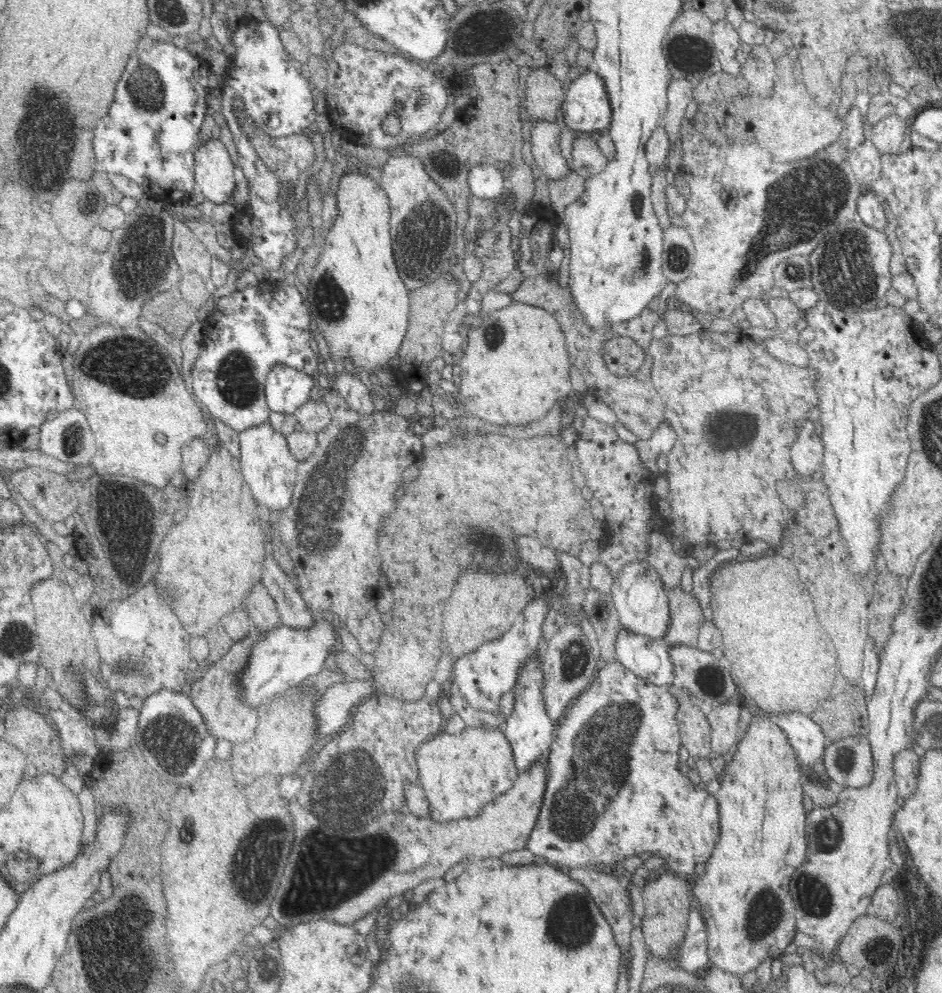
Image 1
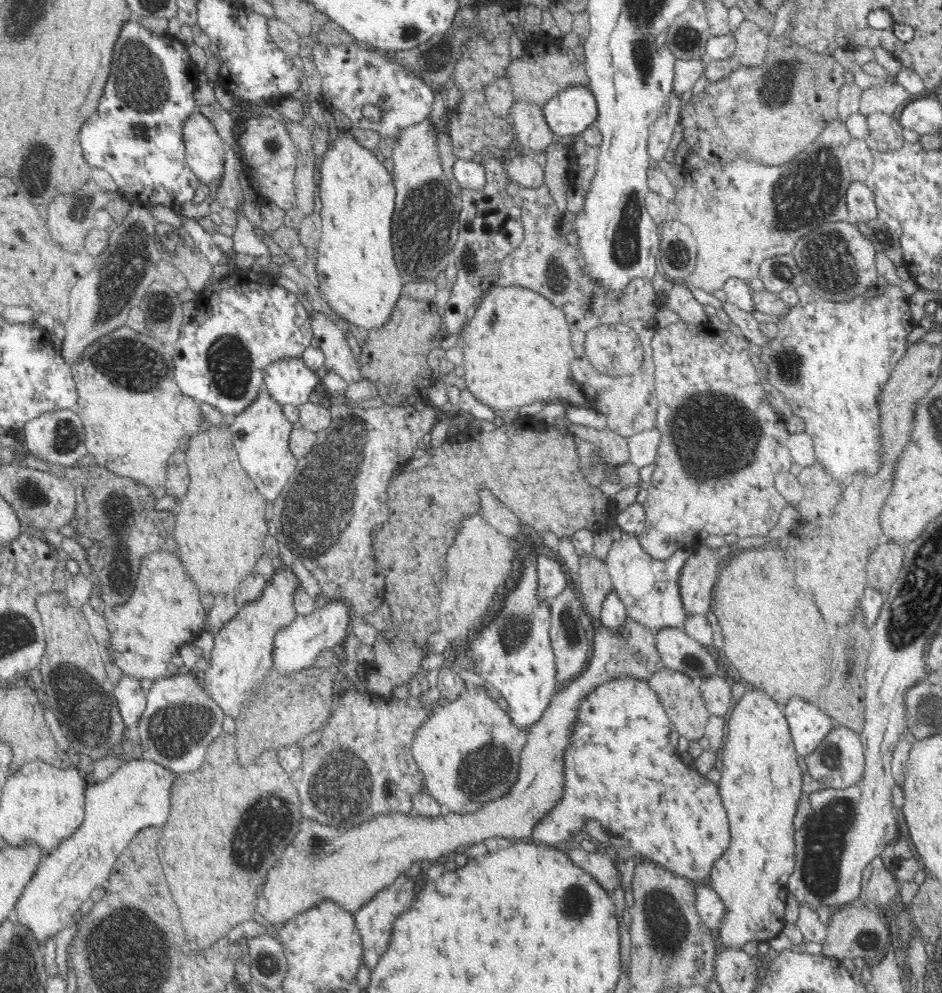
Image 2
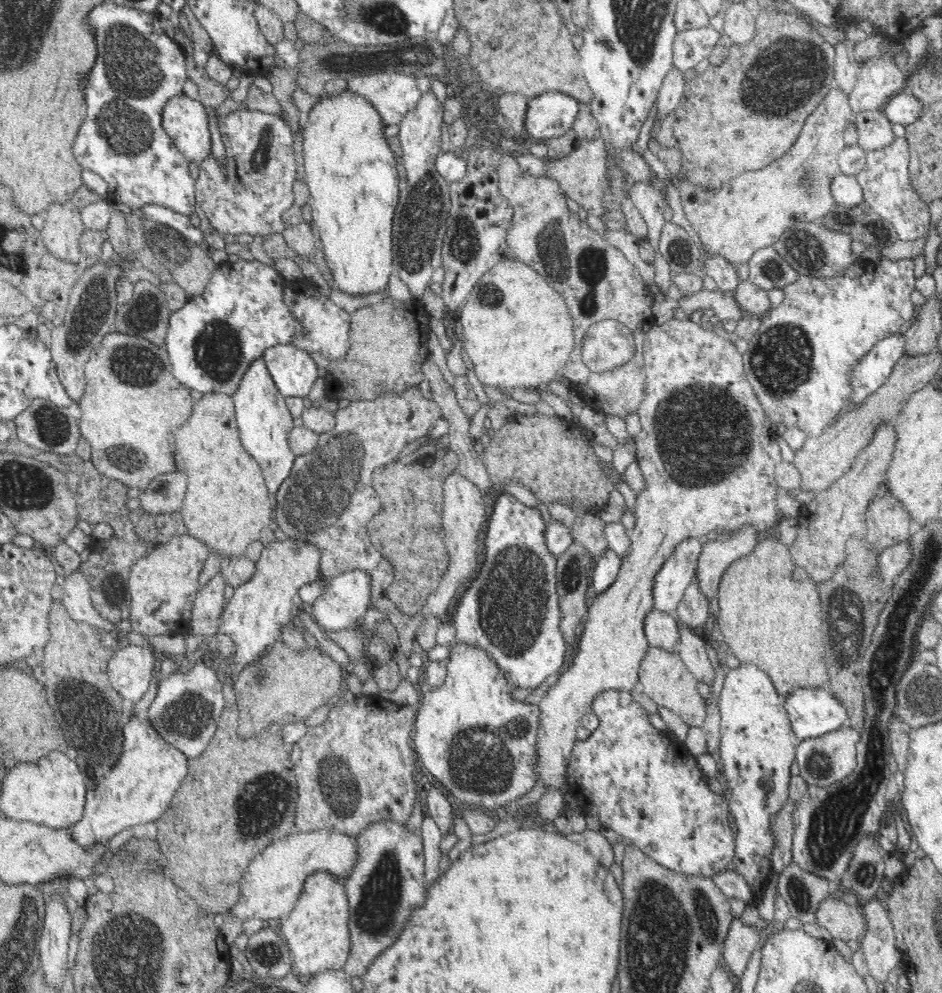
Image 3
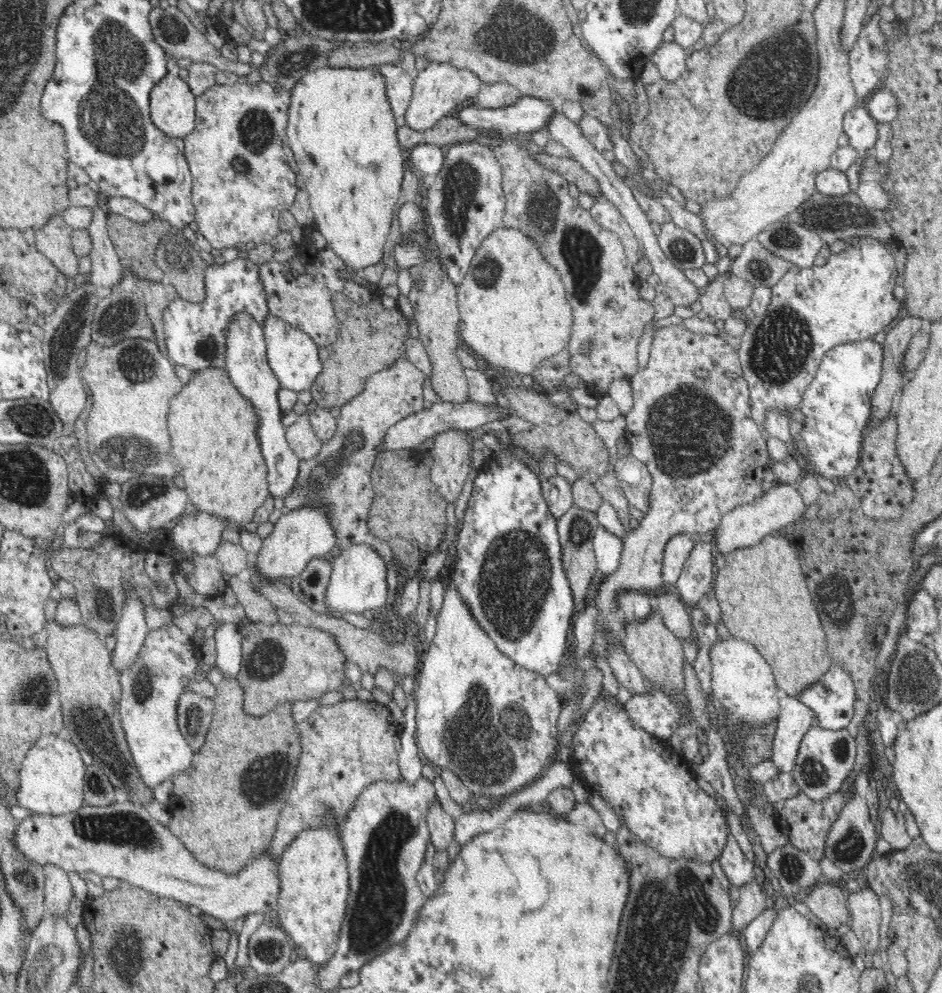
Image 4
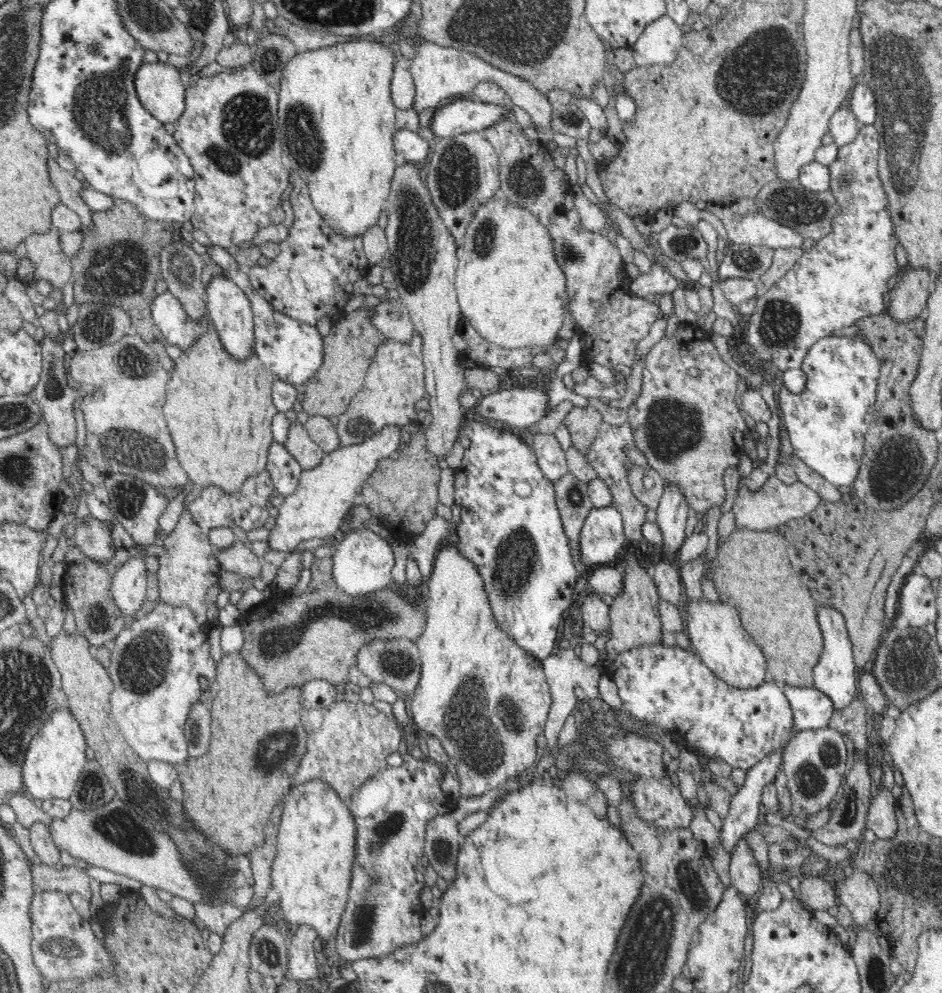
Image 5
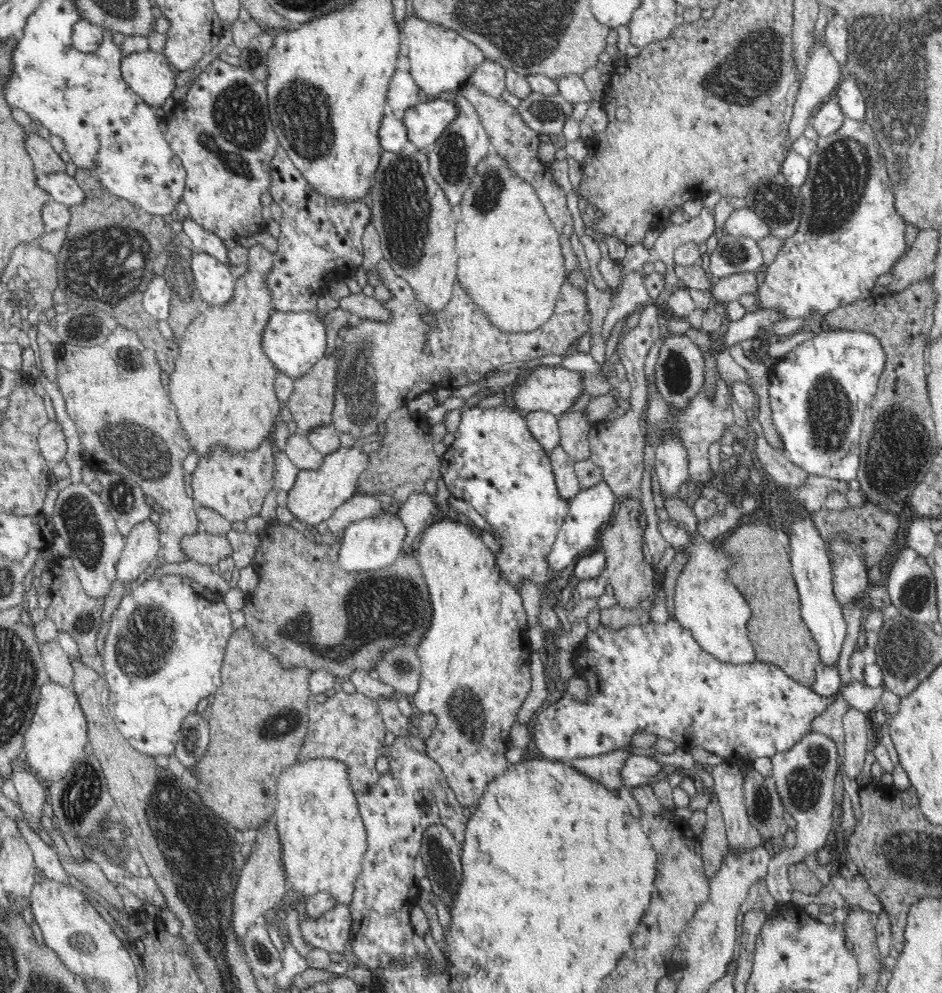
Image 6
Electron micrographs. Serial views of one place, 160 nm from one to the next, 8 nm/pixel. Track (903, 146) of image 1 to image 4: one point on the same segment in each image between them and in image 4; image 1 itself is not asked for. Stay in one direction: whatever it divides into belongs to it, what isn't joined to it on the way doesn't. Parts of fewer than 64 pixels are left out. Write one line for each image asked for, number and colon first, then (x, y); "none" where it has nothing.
2: (884, 134)
3: (874, 133)
4: (860, 127)

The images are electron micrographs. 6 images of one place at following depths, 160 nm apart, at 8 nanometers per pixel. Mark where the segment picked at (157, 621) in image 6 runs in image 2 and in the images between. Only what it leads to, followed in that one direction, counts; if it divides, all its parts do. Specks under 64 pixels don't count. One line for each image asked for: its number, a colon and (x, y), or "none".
2: (137, 796)
3: (139, 789)
4: (150, 691)
5: (156, 661)

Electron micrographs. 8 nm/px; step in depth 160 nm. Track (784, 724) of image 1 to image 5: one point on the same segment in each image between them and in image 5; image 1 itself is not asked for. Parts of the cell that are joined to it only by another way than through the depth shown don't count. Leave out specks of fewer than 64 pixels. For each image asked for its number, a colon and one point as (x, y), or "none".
2: (809, 726)
3: (812, 712)
4: (832, 696)
5: (835, 675)

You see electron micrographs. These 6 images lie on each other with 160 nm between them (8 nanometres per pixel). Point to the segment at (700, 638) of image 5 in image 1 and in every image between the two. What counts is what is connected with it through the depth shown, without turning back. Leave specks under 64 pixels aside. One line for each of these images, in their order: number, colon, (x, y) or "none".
1: (742, 892)
2: (760, 784)
3: (757, 745)
4: (743, 683)

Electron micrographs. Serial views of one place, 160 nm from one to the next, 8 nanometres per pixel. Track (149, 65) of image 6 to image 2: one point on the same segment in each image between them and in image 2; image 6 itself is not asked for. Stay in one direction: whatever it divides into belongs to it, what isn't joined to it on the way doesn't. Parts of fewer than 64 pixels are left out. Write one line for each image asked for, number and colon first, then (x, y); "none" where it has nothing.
2: (205, 152)
3: (185, 119)
4: (172, 107)
5: (159, 87)

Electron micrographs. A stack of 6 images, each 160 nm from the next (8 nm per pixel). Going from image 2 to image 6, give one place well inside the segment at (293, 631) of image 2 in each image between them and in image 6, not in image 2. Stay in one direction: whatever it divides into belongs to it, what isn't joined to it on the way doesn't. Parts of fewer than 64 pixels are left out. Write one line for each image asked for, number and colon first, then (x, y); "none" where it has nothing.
3: (344, 601)
4: (358, 582)
5: (362, 563)
6: (372, 544)

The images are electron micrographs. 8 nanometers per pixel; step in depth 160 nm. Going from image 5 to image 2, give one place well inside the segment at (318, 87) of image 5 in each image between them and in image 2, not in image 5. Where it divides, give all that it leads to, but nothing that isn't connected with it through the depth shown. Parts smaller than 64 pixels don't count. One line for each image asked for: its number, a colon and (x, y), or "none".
2: (356, 274)
3: (351, 174)
4: (341, 129)

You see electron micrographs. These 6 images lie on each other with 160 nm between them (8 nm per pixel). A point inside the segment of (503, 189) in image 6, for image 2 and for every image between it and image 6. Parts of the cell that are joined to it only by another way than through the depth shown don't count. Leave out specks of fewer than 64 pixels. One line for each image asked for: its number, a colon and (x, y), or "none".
2: (517, 349)
3: (517, 330)
4: (513, 311)
5: (510, 288)

